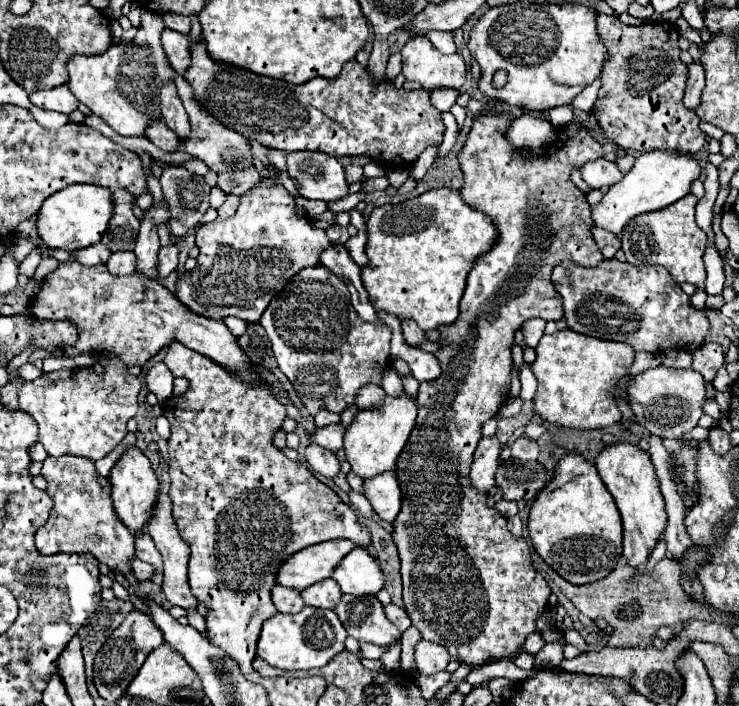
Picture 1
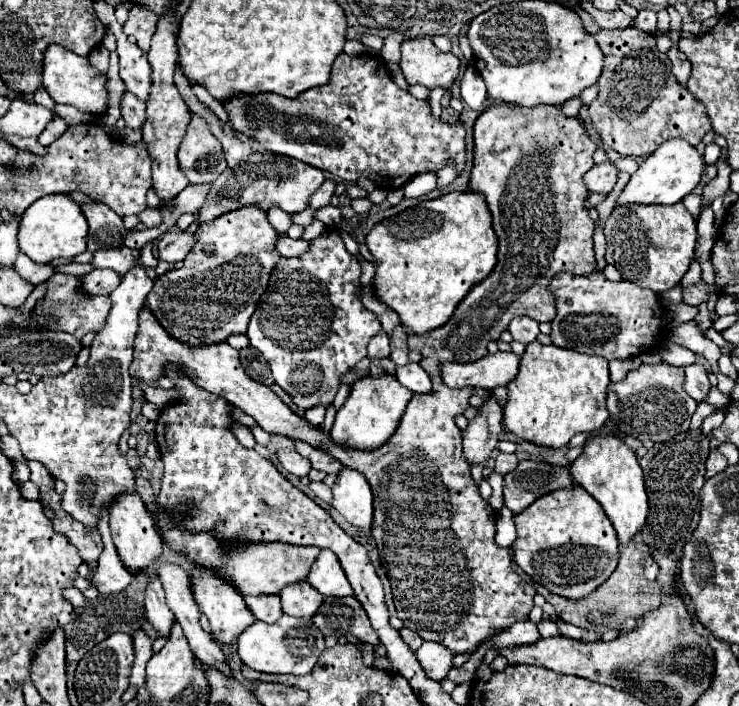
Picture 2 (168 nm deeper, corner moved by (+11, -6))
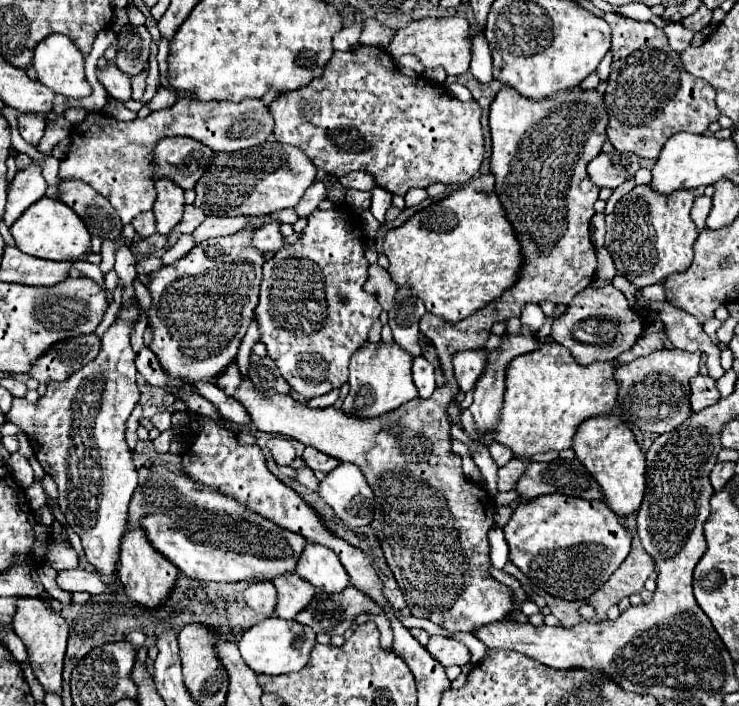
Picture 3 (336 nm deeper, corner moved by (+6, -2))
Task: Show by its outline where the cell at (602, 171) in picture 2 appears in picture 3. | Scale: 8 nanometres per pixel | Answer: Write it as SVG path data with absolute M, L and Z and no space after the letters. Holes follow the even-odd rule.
M612 150L610 154L598 154L588 164L588 176L600 188L618 188L624 180L634 178L636 170L640 168L638 156L632 152Z

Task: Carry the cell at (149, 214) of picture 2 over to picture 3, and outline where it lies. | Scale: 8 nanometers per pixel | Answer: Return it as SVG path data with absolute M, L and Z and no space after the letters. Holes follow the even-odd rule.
M148 210L148 212L138 214L138 216L132 220L132 226L134 226L134 230L136 230L142 238L152 236L152 234L156 232L156 218L154 218L154 212Z

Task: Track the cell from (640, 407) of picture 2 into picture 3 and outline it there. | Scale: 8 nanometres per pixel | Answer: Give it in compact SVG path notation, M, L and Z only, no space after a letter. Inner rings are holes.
M658 350L648 356L636 358L614 370L614 380L618 384L618 406L622 420L630 428L650 434L666 434L680 426L692 416L690 408L690 378L698 374L700 352L684 350Z

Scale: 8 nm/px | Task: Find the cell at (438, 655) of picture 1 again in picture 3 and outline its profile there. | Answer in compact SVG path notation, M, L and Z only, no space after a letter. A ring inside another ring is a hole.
M430 636L430 642L426 646L426 650L444 666L464 666L470 662L470 652L468 648L454 640L454 638L446 638L446 636Z

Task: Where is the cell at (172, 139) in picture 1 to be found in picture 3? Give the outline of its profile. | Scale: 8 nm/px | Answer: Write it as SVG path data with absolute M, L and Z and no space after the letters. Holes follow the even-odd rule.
M110 62L104 70L98 72L98 80L102 82L102 86L108 90L108 94L120 102L128 102L132 100L132 82L130 76L124 74L122 70L118 70L118 66L114 62Z

